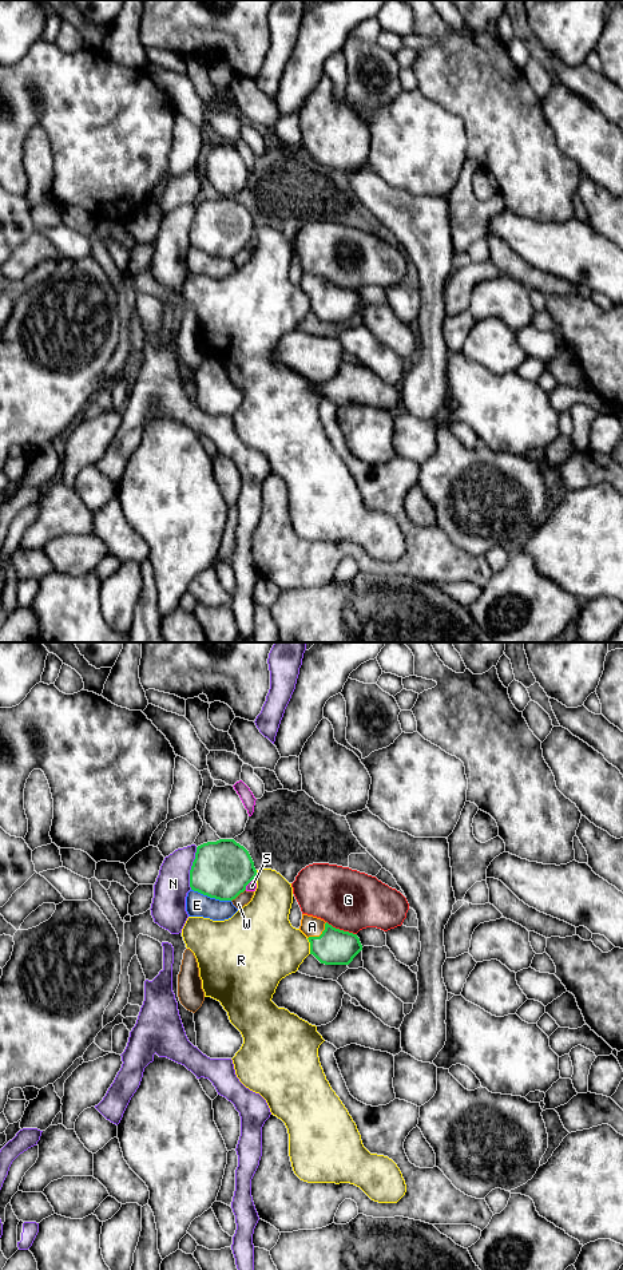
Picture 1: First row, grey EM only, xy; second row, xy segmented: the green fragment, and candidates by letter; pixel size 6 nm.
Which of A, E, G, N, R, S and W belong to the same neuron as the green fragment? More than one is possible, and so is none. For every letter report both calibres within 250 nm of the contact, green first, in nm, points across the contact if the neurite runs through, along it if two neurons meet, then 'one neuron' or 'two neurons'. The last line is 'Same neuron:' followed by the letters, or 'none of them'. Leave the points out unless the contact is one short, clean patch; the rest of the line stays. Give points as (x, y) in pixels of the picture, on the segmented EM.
A: calibres 220 and 130 nm; way xy (334, 946), (321, 934), (312, 926); one neuron
E: calibres 340 and 140 nm; two neurons
G: calibres 220 and 360 nm; two neurons
N: calibres 340 and 200 nm; two neurons
R: calibres 220 and 380 nm; two neurons
S: calibres 340 and 60 nm; two neurons
W: calibres 340 and 80 nm; two neurons
Same neuron: A

